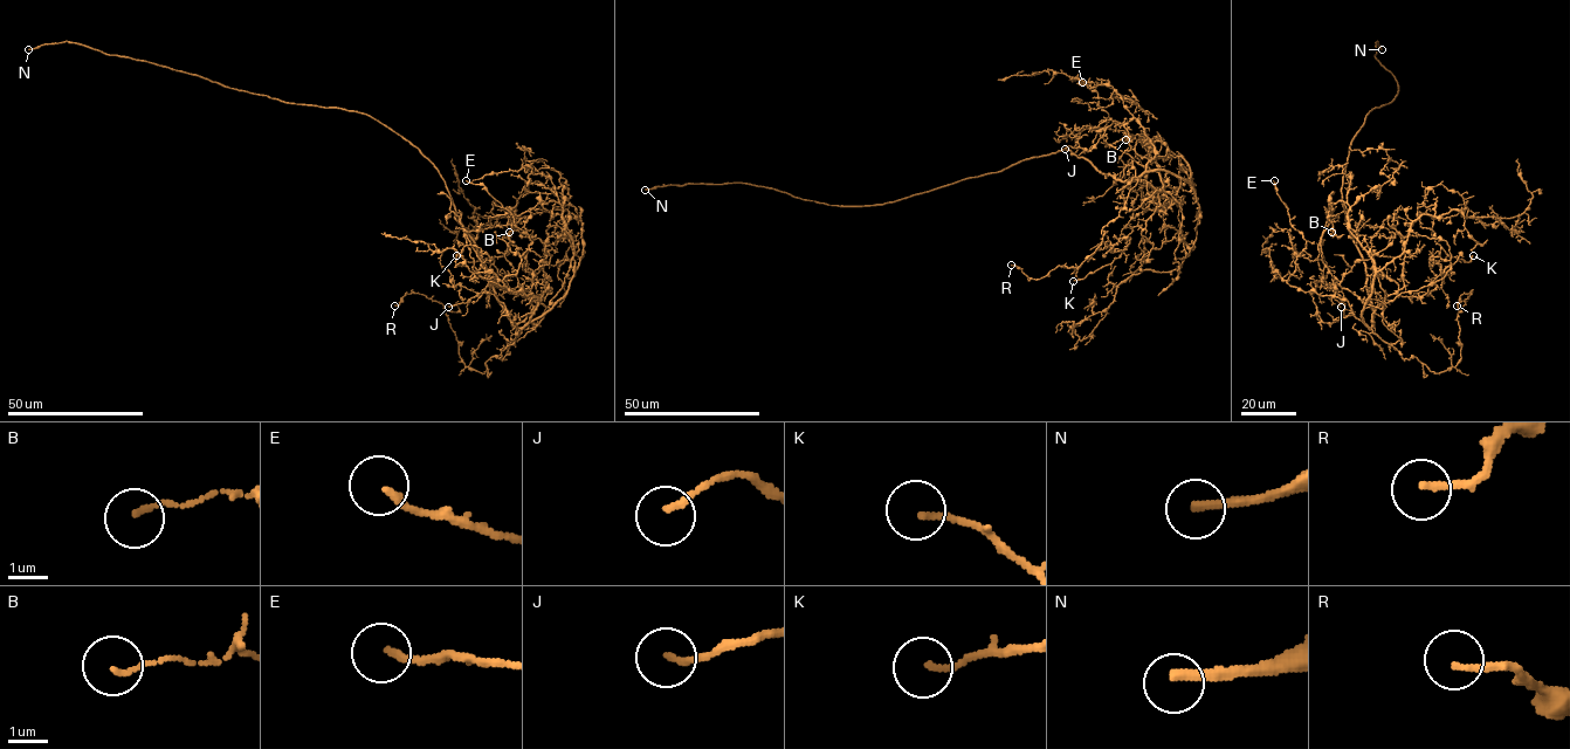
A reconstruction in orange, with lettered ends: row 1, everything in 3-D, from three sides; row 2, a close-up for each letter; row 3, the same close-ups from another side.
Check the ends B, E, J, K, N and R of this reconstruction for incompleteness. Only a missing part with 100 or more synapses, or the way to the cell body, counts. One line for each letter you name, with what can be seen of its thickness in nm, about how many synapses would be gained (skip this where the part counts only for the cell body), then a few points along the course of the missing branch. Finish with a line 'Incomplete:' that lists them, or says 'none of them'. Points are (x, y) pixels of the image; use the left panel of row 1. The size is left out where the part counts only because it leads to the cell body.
J: 160 nm | 110 syn | (448, 307), (415, 310), (399, 322), (373, 329), (371, 334), (379, 337), (380, 361), (377, 361)
N: 240 nm | 300 syn
Incomplete: J, N

